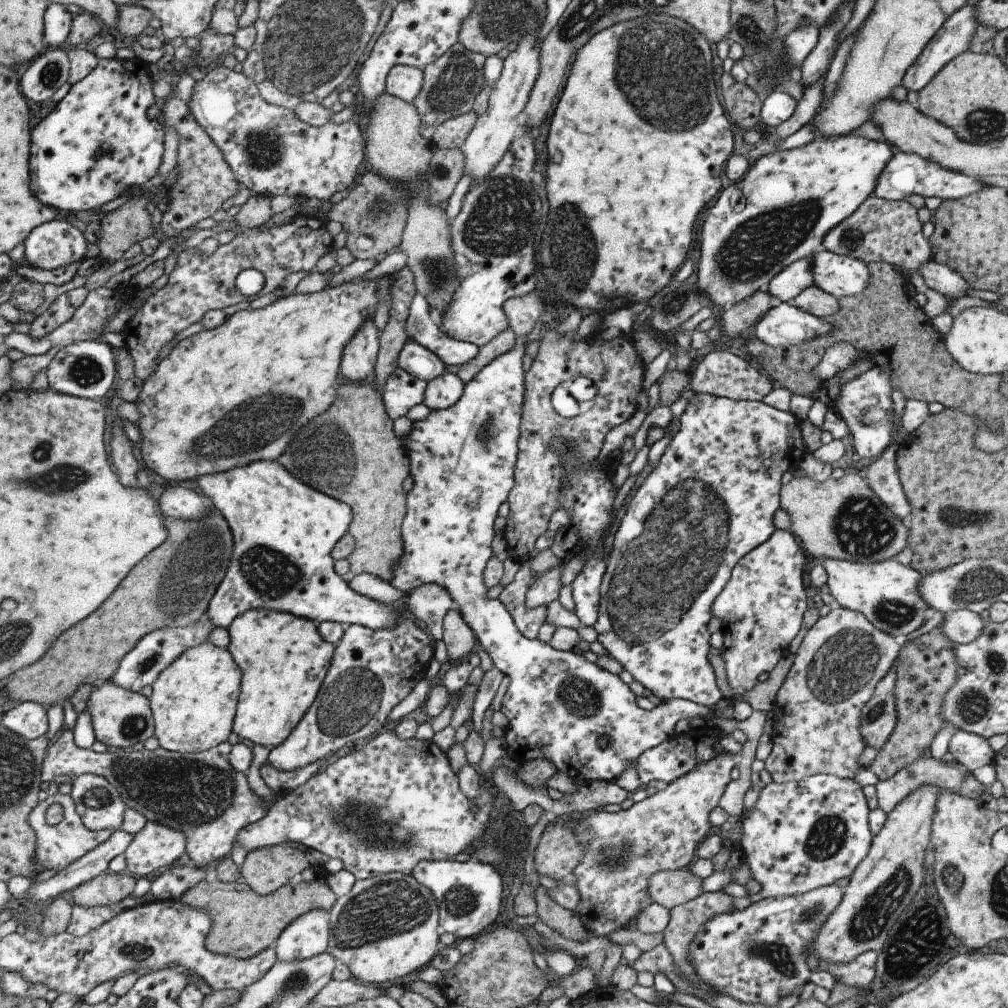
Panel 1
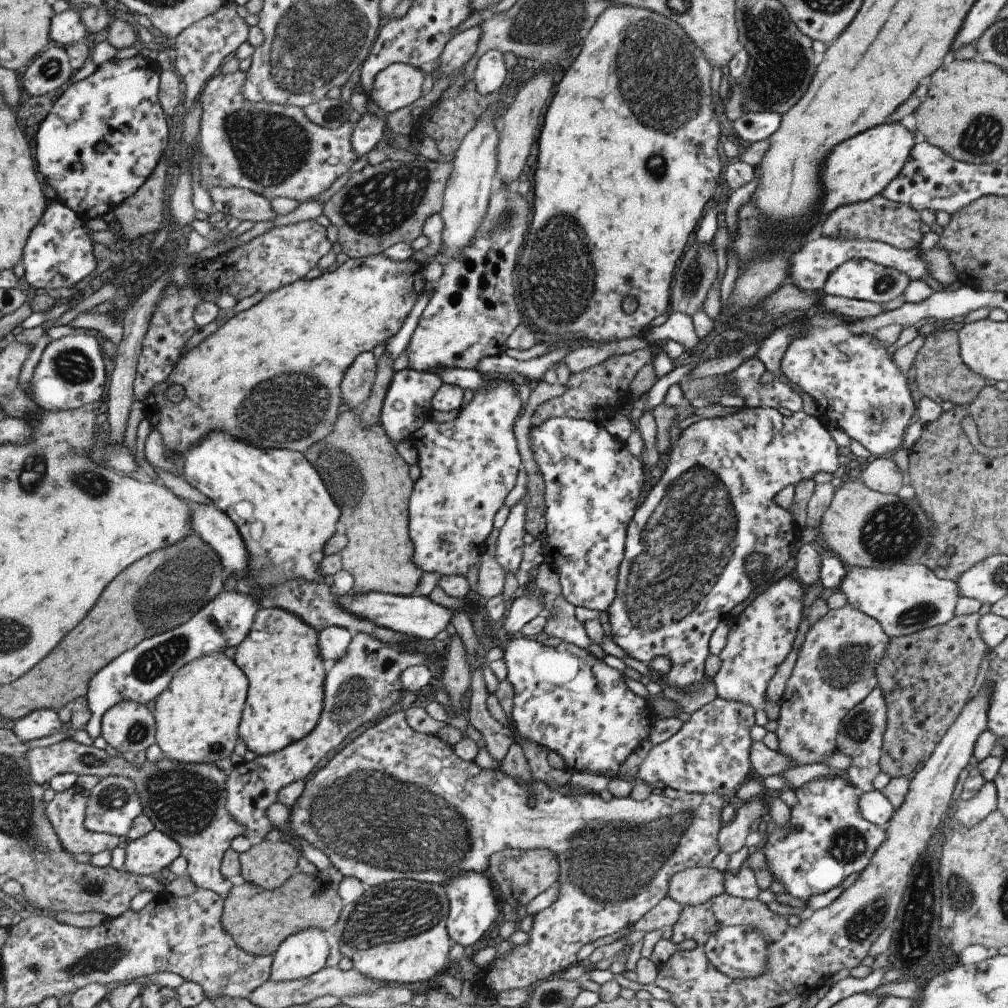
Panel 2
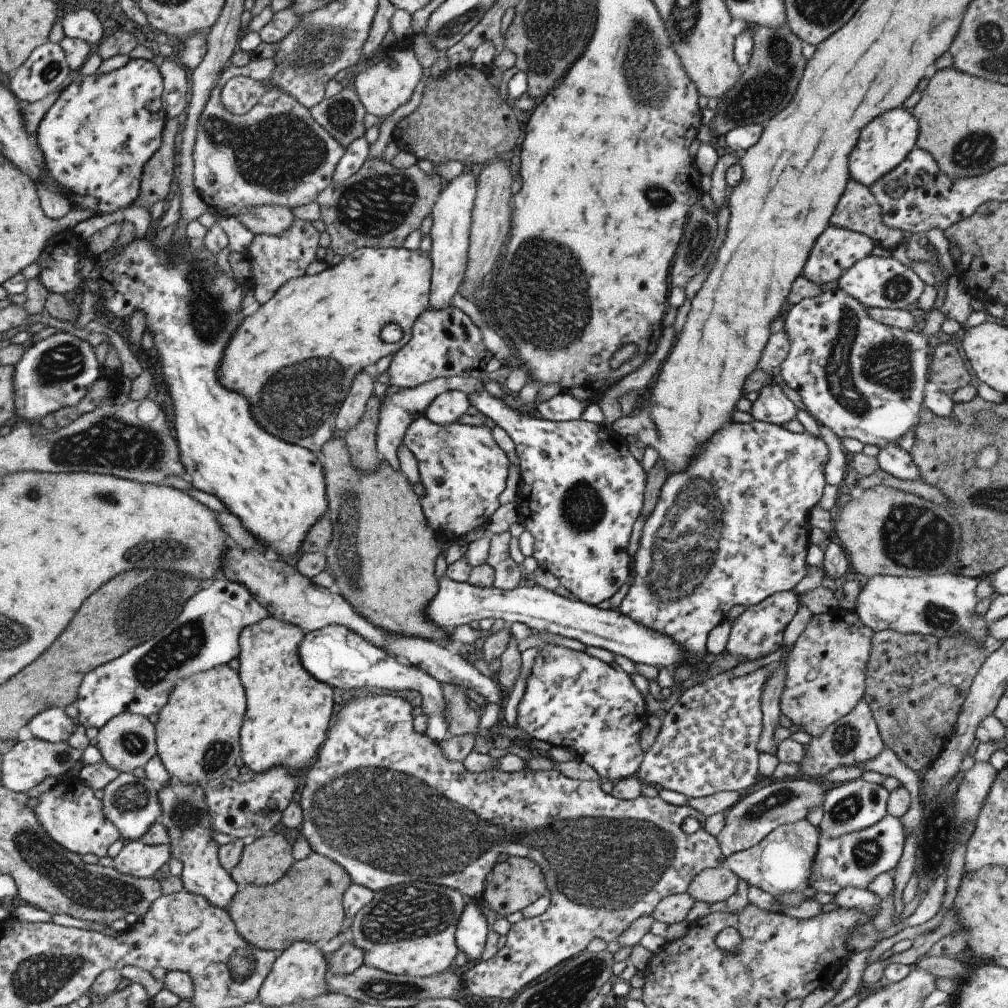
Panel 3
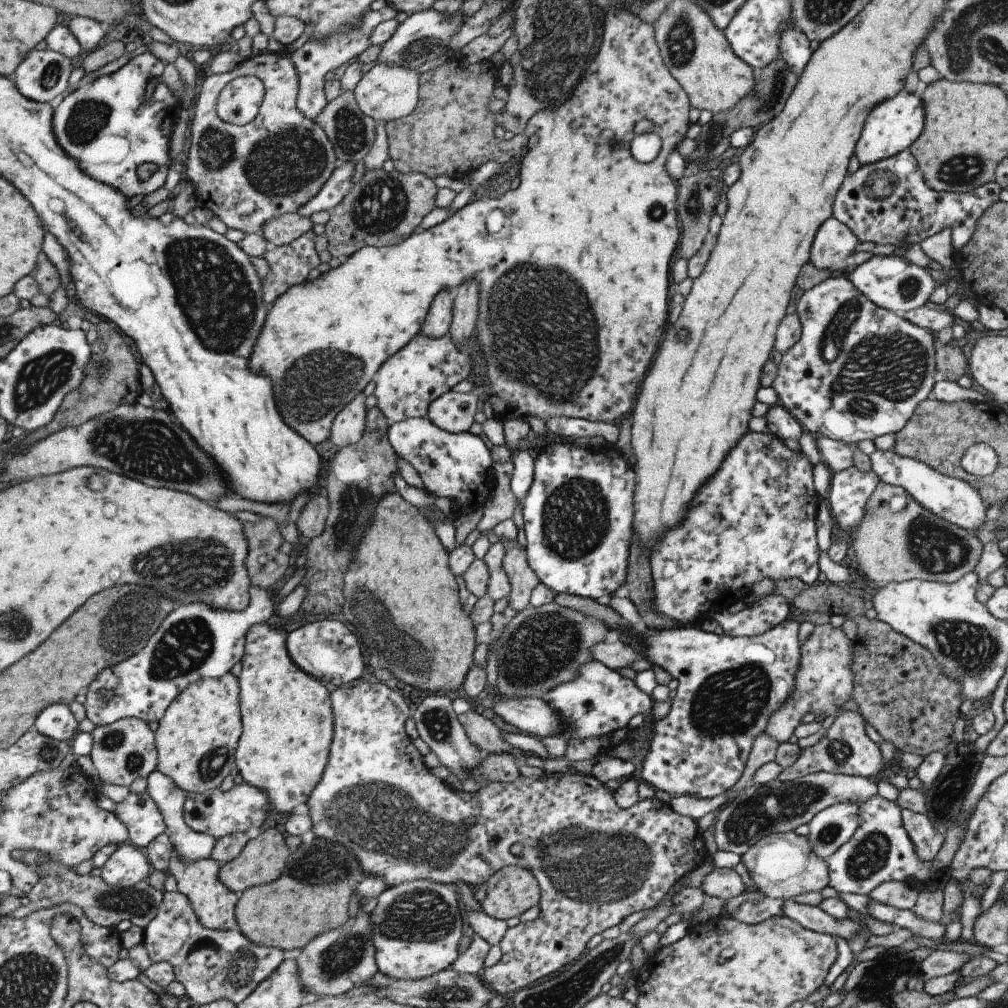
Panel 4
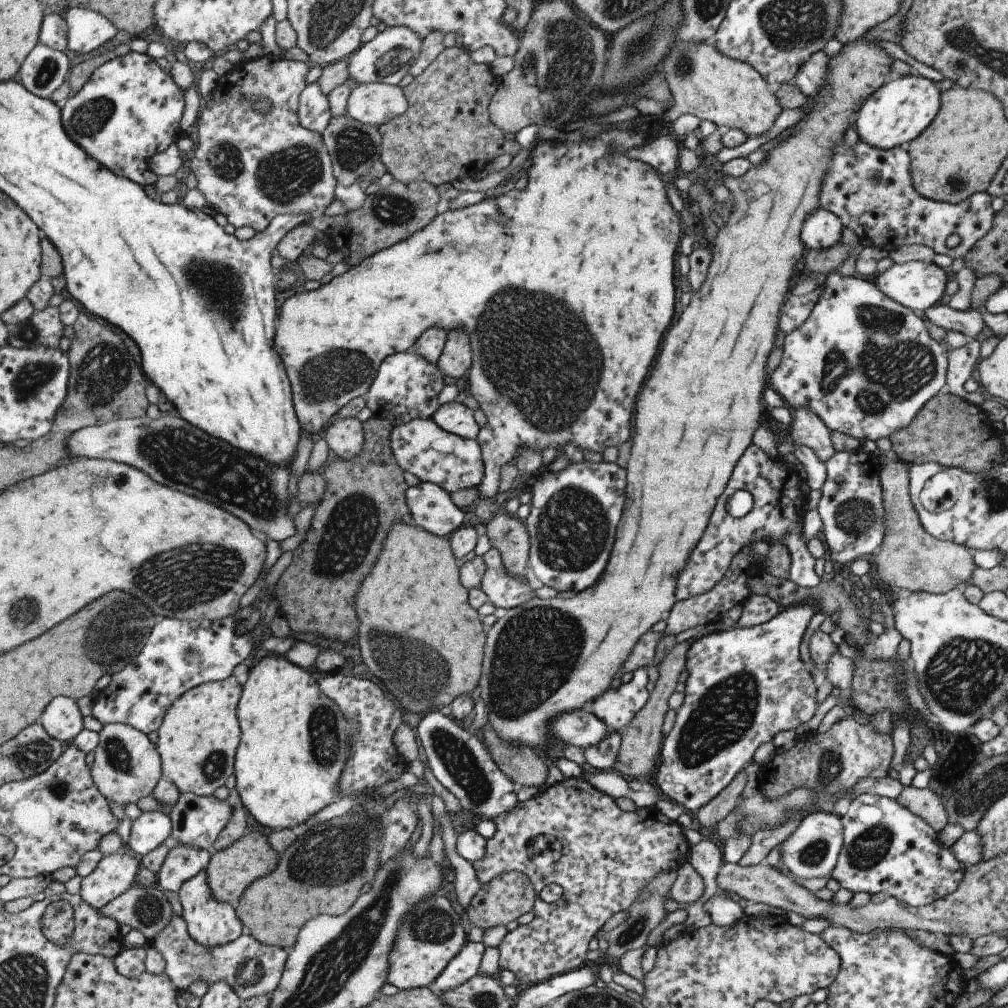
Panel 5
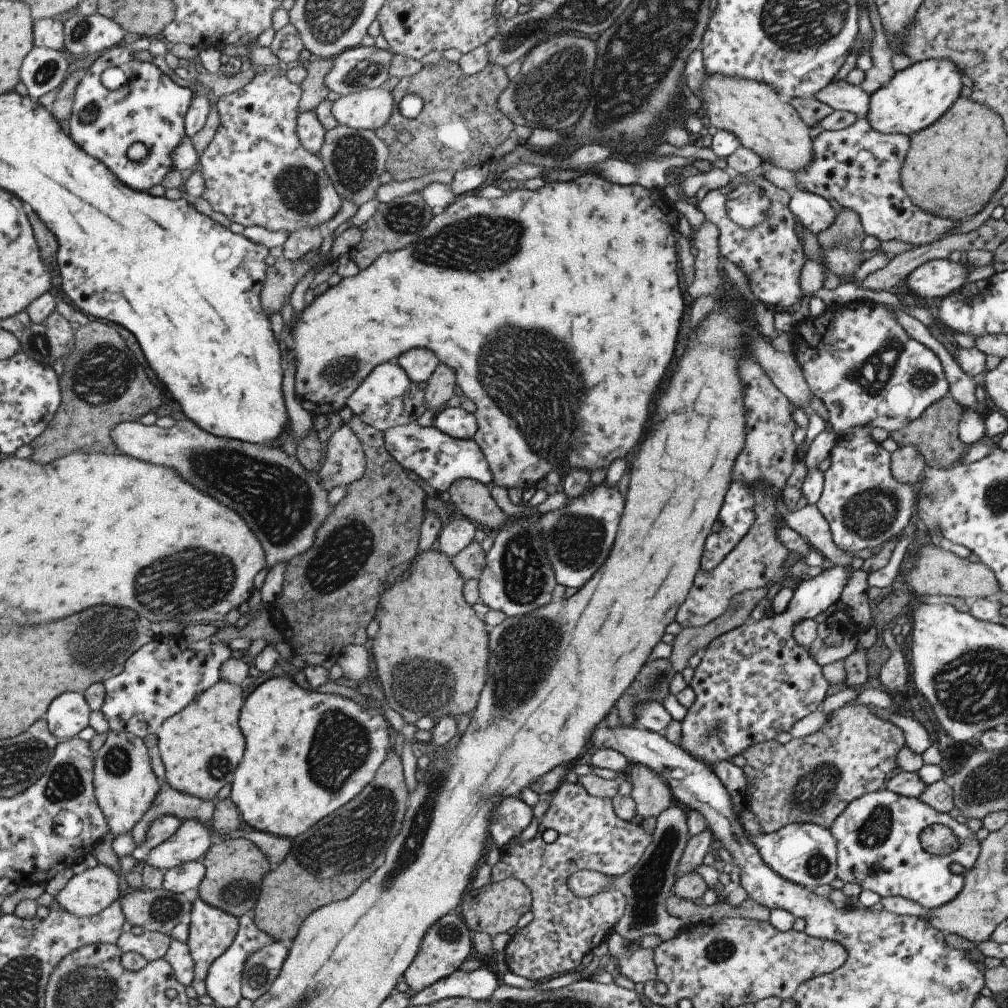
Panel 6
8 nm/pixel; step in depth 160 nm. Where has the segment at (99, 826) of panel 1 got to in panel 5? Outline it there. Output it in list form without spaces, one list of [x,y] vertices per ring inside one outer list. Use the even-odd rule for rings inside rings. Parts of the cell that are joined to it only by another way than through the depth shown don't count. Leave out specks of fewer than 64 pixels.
[[[160,810],[143,811],[131,825],[128,849],[144,857],[163,843],[170,842],[173,829],[169,813]]]

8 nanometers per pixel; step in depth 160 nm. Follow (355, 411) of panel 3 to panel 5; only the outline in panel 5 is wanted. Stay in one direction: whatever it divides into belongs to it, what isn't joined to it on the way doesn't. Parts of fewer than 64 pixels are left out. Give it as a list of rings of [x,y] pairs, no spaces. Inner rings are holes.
[[[357,417],[339,418],[330,424],[323,438],[337,459],[350,459],[364,443],[362,422]]]

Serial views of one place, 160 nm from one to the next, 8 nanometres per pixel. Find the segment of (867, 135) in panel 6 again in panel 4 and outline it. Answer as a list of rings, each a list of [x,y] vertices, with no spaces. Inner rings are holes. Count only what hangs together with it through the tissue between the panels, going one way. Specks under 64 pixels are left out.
[[[907,148],[846,174],[832,204],[832,217],[847,226],[859,243],[892,244],[902,250],[948,228],[952,247],[957,252],[970,240],[977,217],[998,201],[1000,190],[994,180],[962,193],[930,189]]]

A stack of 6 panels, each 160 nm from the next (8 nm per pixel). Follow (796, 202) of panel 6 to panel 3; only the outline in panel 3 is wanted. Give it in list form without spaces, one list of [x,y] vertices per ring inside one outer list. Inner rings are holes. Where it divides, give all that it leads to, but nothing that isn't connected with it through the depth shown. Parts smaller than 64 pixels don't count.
[[[828,224],[827,228],[815,239],[813,248],[809,251],[809,256],[800,274],[808,281],[819,286],[821,286],[821,284],[827,284],[827,282],[833,282],[833,280],[837,280],[839,275],[844,270],[847,270],[854,262],[864,259],[869,255],[873,247],[874,242],[863,233]]]

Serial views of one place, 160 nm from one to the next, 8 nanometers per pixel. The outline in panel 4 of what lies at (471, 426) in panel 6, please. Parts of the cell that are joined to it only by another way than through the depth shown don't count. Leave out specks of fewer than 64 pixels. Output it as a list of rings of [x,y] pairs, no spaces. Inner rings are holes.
[[[479,385],[468,393],[444,392],[427,407],[426,417],[448,433],[467,431],[473,414],[480,409],[481,397],[485,396],[485,385]]]

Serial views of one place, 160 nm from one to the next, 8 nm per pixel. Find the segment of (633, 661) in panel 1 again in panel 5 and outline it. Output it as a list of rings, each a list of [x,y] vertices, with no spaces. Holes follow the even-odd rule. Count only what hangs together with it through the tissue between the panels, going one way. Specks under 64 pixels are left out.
[[[749,443],[749,446],[747,446],[743,454],[738,458],[735,466],[733,466],[733,472],[731,472],[731,476],[729,476],[727,488],[725,488],[723,494],[717,498],[717,504],[715,504],[715,508],[713,508],[713,512],[711,512],[711,516],[709,516],[709,522],[707,522],[707,526],[705,526],[705,530],[703,530],[701,540],[697,542],[697,548],[691,550],[691,554],[687,556],[685,568],[677,574],[677,580],[675,580],[675,602],[711,590],[728,571],[730,562],[734,556],[741,552],[742,549],[749,547],[753,542],[759,542],[759,540],[765,541],[768,545],[780,543],[786,549],[790,560],[787,580],[797,586],[807,588],[817,586],[821,578],[817,577],[817,574],[813,571],[816,559],[807,551],[807,542],[805,538],[803,538],[802,533],[802,511],[807,512],[807,500],[800,487],[801,479],[799,475],[797,475],[795,466],[792,466],[790,469],[788,464],[781,460],[782,456],[780,454],[781,453],[777,454],[777,457],[767,457],[757,445]],[[736,490],[749,491],[749,494],[753,497],[751,510],[749,510],[745,516],[739,518],[729,516],[729,514],[725,512],[725,500]]]

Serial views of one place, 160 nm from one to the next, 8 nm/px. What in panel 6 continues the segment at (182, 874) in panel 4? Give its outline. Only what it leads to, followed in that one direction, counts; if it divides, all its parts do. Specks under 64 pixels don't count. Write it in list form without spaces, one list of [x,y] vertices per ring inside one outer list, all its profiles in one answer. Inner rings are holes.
[[[198,891],[190,895],[193,900],[192,921],[189,923],[187,942],[196,962],[192,987],[196,991],[197,996],[203,996],[204,994],[208,994],[207,978],[210,974],[210,968],[234,944],[234,940],[238,937],[239,929],[241,929],[241,918],[230,915],[227,911],[222,911],[219,907],[211,906],[200,897]]]

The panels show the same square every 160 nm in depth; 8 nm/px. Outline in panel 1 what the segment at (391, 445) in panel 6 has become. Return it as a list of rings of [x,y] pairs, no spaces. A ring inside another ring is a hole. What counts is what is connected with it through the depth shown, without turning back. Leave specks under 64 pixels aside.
[[[516,336],[515,344],[511,350],[507,350],[505,354],[493,358],[489,364],[483,366],[469,382],[463,384],[463,392],[461,398],[451,406],[451,408],[443,410],[431,410],[427,418],[423,420],[415,420],[411,424],[411,430],[403,436],[402,448],[406,453],[407,460],[409,460],[409,476],[413,480],[413,486],[411,490],[406,493],[405,502],[405,514],[403,522],[401,524],[401,540],[403,540],[403,554],[401,558],[397,560],[397,564],[393,566],[391,570],[391,578],[389,578],[389,584],[399,590],[399,592],[407,592],[407,590],[414,590],[420,584],[437,584],[437,586],[443,586],[443,590],[447,590],[447,594],[451,596],[454,604],[457,604],[459,608],[458,612],[463,618],[463,622],[469,626],[469,629],[474,635],[477,645],[483,647],[483,651],[489,656],[493,666],[498,669],[504,676],[509,678],[507,684],[507,690],[501,700],[501,707],[499,711],[505,718],[507,718],[507,728],[504,732],[505,742],[507,746],[507,752],[510,757],[518,759],[521,763],[527,763],[529,760],[535,758],[543,758],[549,760],[558,772],[567,773],[568,777],[572,782],[576,784],[583,784],[589,781],[614,781],[631,762],[636,762],[636,759],[649,748],[657,746],[663,742],[665,738],[670,738],[674,735],[674,726],[678,720],[686,718],[701,718],[711,719],[714,716],[714,712],[709,710],[705,706],[700,706],[689,702],[689,700],[681,700],[679,698],[666,699],[663,704],[659,704],[652,710],[642,710],[637,706],[633,692],[629,690],[627,684],[623,684],[617,675],[610,674],[597,666],[596,663],[589,662],[582,655],[576,654],[572,651],[562,652],[559,650],[553,650],[549,644],[541,644],[539,640],[528,640],[525,636],[519,634],[519,630],[515,628],[511,616],[507,613],[507,610],[501,605],[498,599],[485,598],[487,594],[487,588],[483,586],[482,582],[482,571],[487,563],[487,560],[492,556],[491,542],[493,540],[493,522],[497,518],[498,507],[507,500],[511,488],[514,484],[514,465],[517,456],[517,442],[519,439],[519,424],[521,415],[521,406],[523,405],[523,392],[524,392],[524,372],[521,369],[522,357],[524,356],[523,348],[525,341],[530,337]],[[599,738],[607,738],[607,746],[605,748],[599,748],[597,740]]]

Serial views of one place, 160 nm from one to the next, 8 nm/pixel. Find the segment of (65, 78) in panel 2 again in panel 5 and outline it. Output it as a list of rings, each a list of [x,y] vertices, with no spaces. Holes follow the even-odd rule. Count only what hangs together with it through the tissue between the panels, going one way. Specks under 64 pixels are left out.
[[[39,43],[23,64],[21,82],[33,94],[49,99],[63,82],[69,80],[71,60],[65,52]]]

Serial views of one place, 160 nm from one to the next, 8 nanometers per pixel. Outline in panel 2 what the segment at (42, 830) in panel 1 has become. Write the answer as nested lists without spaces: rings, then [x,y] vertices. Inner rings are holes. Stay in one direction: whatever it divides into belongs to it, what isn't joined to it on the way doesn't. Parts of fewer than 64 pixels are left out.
[[[74,785],[70,789],[56,793],[52,801],[46,805],[46,815],[60,838],[61,846],[73,856],[75,854],[89,854],[92,856],[101,851],[112,851],[113,848],[117,848],[121,844],[121,838],[118,836],[87,830],[86,812],[89,804],[89,797],[83,796],[80,787]]]

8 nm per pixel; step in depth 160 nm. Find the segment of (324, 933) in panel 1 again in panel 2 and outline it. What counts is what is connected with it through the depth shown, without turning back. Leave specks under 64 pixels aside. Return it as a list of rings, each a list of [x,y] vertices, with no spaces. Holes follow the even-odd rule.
[[[309,927],[287,937],[272,955],[270,980],[302,979],[324,967],[331,951],[321,929]]]

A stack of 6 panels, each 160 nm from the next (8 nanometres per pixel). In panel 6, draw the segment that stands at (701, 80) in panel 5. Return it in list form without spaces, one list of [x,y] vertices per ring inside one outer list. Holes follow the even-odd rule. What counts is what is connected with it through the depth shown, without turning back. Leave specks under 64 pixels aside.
[[[703,72],[698,90],[699,113],[706,126],[732,132],[741,146],[752,150],[772,166],[792,172],[804,171],[804,166],[811,160],[812,140],[809,139],[808,126],[793,106],[770,86],[735,75]]]

